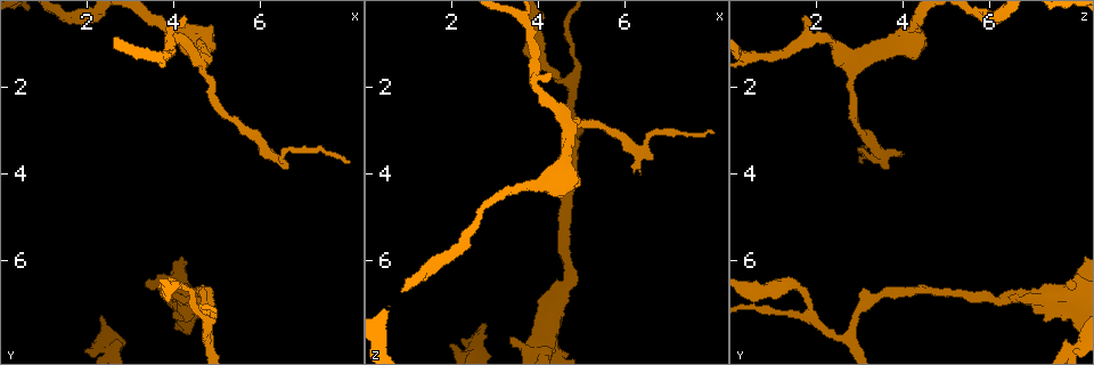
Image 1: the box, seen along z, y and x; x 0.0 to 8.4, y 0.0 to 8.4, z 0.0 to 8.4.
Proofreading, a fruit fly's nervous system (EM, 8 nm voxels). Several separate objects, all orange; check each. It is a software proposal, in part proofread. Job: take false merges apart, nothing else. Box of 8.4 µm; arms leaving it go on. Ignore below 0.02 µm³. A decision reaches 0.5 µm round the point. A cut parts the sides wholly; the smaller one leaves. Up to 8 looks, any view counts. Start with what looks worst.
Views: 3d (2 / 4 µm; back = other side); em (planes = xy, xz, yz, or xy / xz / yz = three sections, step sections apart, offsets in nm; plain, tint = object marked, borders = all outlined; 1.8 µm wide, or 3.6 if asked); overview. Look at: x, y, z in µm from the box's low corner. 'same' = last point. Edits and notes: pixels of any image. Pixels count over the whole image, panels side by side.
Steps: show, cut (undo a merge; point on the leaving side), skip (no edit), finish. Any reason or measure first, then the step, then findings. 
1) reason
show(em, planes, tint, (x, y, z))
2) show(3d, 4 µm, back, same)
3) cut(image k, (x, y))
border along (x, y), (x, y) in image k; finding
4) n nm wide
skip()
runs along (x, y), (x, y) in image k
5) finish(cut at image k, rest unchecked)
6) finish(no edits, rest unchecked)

calibre changes
show(3d, 4 µm, (4.30, 7.10, 7.85))

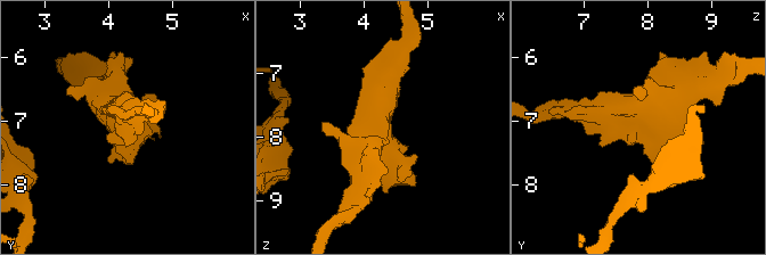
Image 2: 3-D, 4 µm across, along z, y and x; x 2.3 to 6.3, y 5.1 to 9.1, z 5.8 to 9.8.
4 arms
show(em, 3.6 µm, xy, step 4, tint, (4.20, 7.10, 7.85))

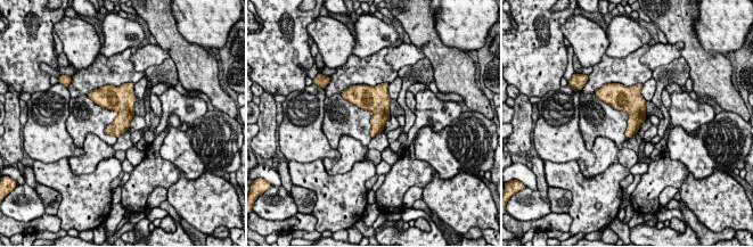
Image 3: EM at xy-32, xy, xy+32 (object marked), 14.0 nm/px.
skip()
all the same cell

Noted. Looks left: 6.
sharp bend
show(3d, 4 µm, (6.25, 3.55, 3.45))

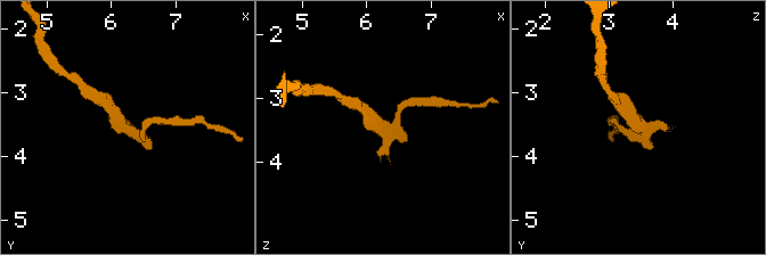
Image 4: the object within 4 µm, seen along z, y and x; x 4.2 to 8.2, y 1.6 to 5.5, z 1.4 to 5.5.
shape alone is not enough
show(em, planes, borders, (6.25, 3.60, 3.45))

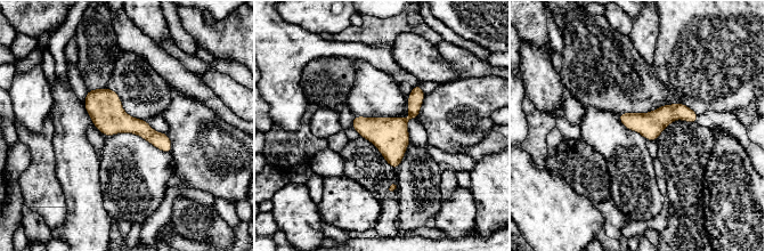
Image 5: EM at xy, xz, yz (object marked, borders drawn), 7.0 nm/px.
skip()
runs along (90, 92), (169, 148) in image 5; all the same cell

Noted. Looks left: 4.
sudden change in width
show(em, 3.6 µm, yz, step 8, tint, (4.15, 0.75, 4.20))

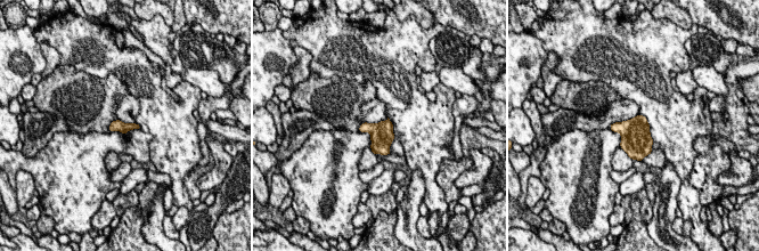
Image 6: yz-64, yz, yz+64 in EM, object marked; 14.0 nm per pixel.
160 nm wide
skip()
all the same cell

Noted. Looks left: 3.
finish(no edits, rest unchecked)

